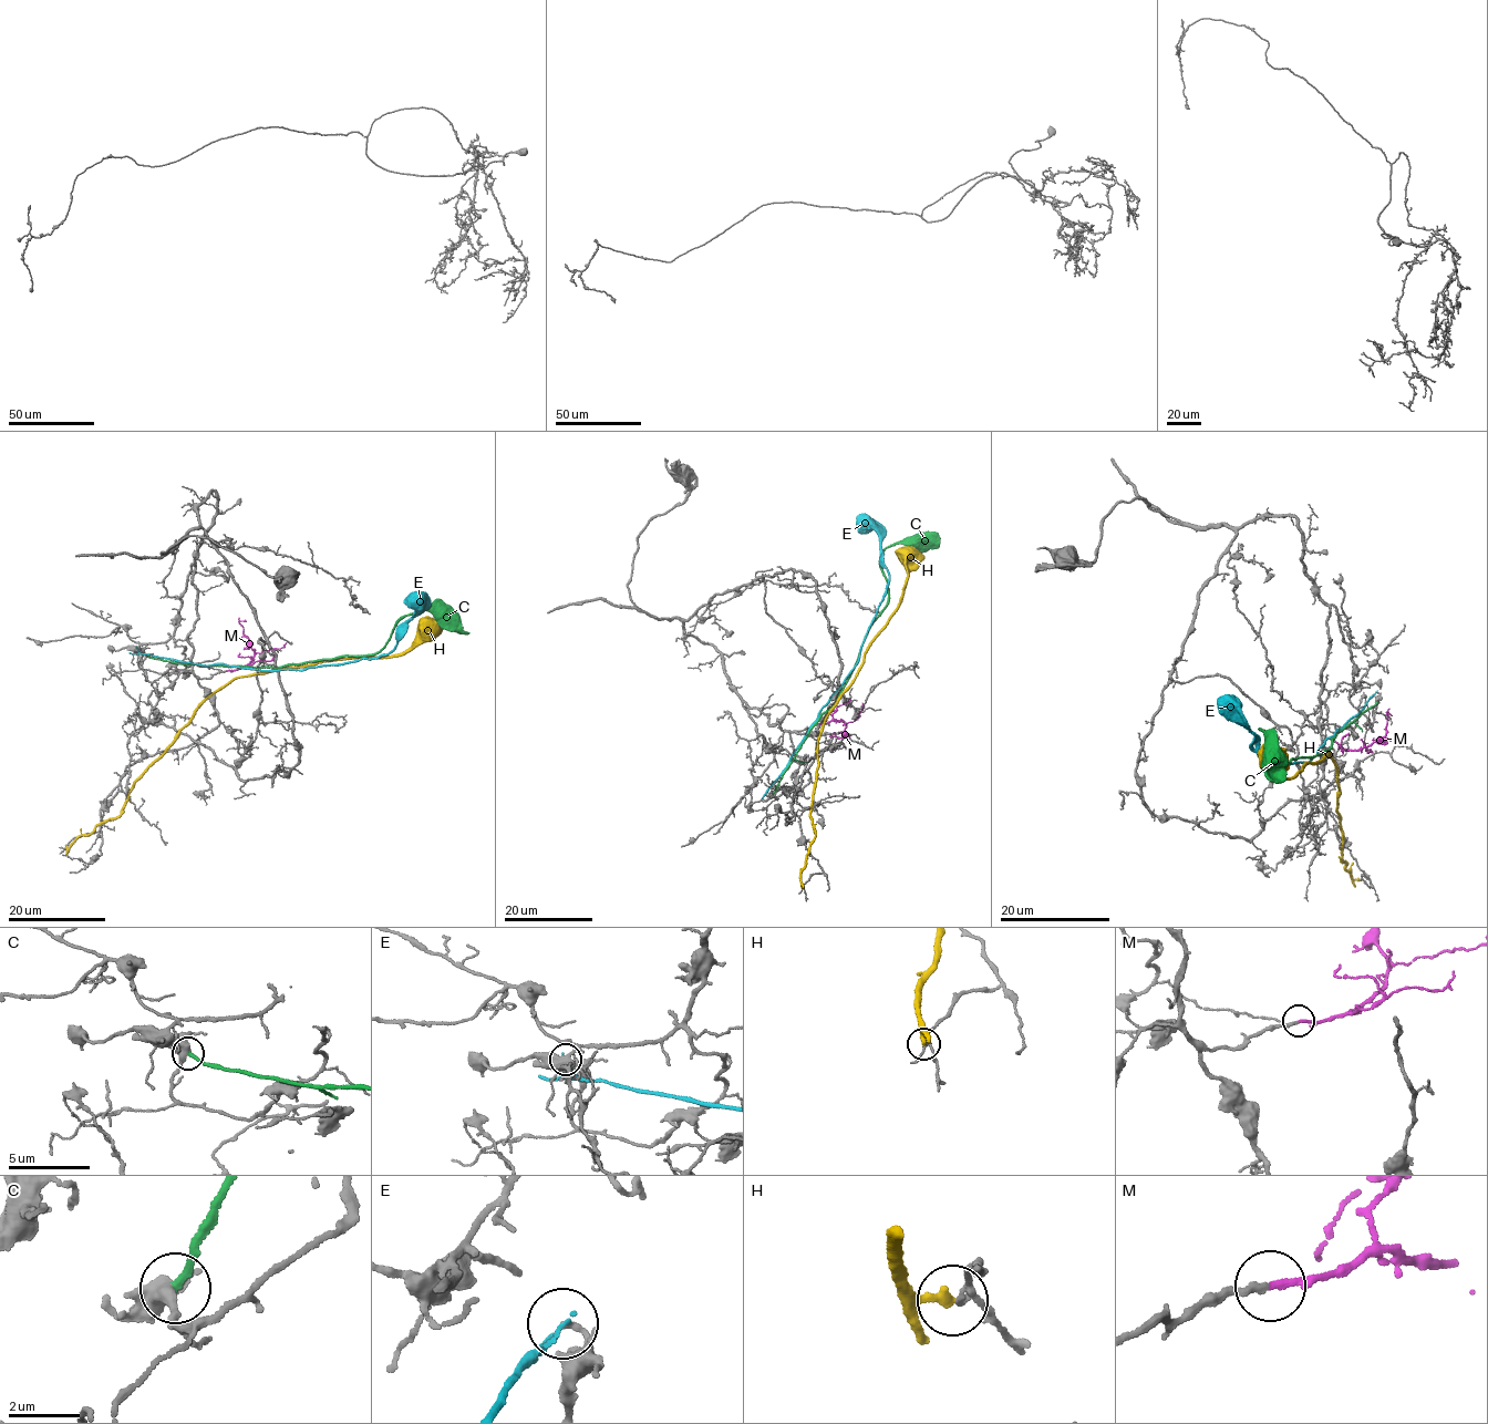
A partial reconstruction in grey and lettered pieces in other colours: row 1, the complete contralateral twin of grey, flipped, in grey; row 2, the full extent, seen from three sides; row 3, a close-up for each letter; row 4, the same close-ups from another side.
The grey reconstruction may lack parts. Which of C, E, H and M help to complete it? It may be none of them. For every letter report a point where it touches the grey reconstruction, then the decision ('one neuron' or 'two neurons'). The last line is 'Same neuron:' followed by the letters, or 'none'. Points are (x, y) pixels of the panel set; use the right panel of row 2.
C: meets grey at (1376, 702); two neurons
E: meets grey at (1375, 692); two neurons
H: meets grey at (1359, 879); two neurons
M: meets grey at (1336, 742); one neuron
Same neuron: M

